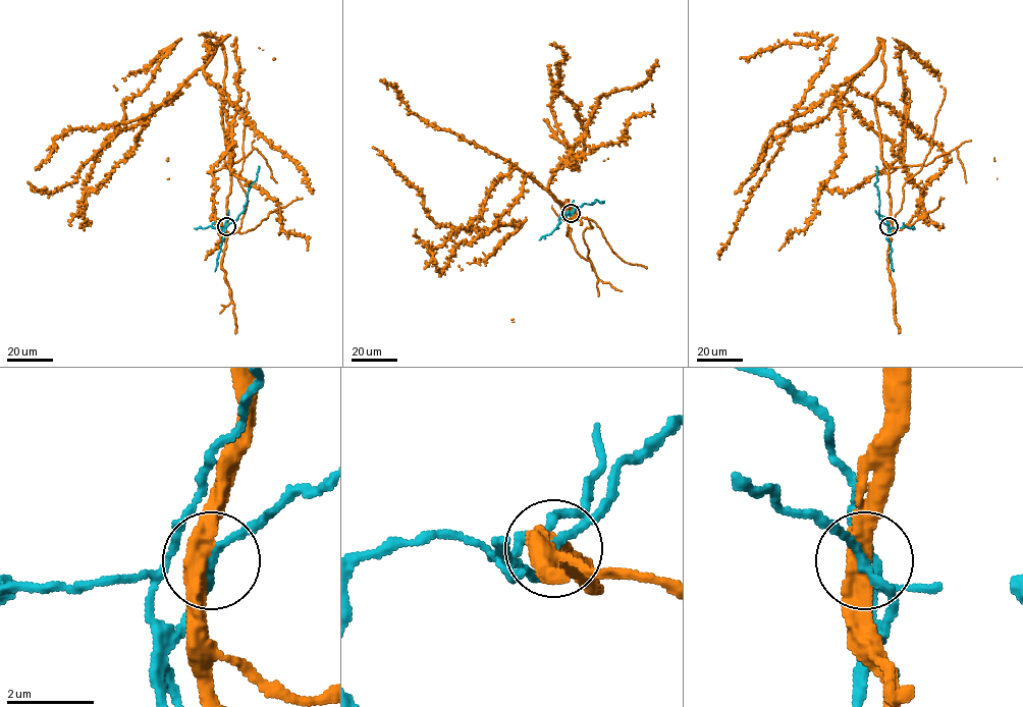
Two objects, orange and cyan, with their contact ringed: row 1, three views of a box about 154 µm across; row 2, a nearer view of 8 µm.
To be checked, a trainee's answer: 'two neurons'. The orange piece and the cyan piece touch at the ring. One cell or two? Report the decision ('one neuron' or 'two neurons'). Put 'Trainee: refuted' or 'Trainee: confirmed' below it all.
two neurons
Trainee: confirmed

